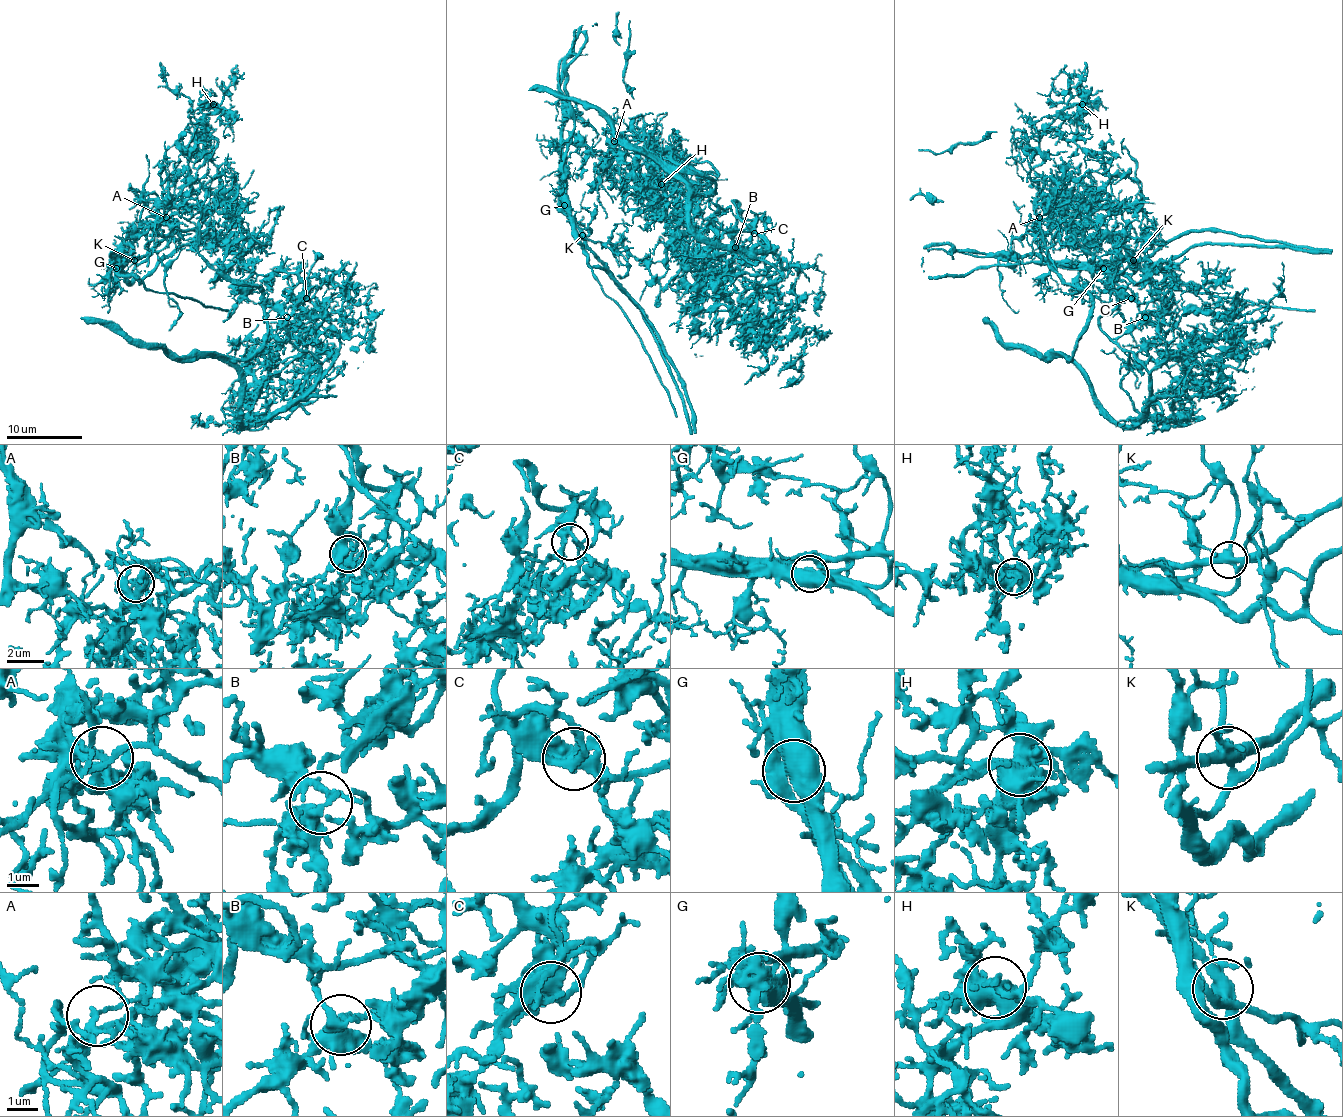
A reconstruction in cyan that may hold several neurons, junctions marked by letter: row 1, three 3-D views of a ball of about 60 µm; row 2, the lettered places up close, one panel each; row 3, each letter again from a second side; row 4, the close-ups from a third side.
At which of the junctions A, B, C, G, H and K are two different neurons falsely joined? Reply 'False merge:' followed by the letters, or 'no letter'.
False merge: A, G, K

